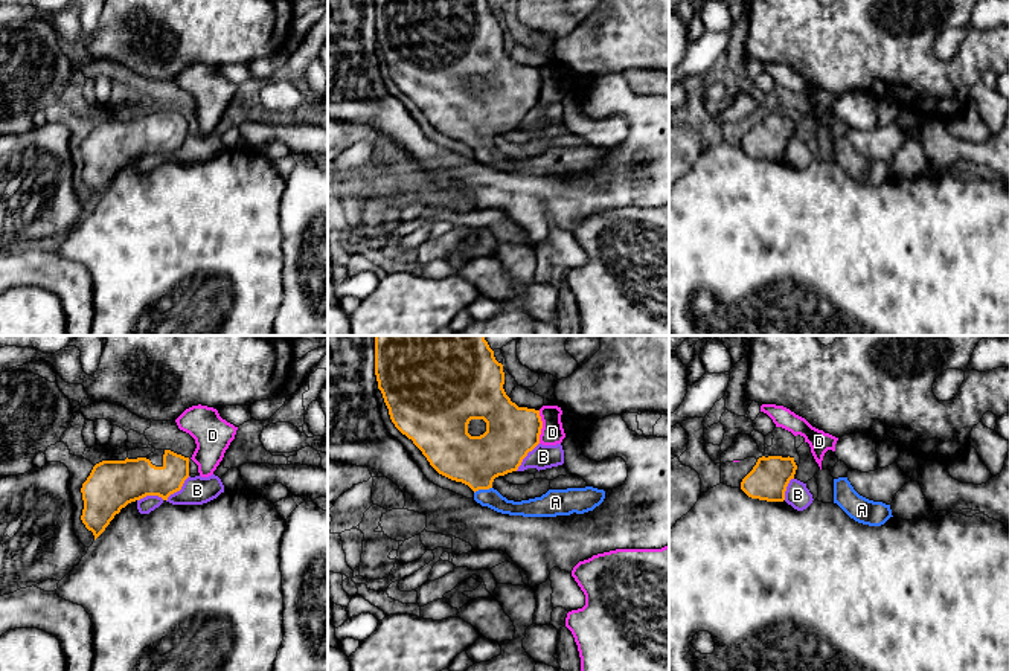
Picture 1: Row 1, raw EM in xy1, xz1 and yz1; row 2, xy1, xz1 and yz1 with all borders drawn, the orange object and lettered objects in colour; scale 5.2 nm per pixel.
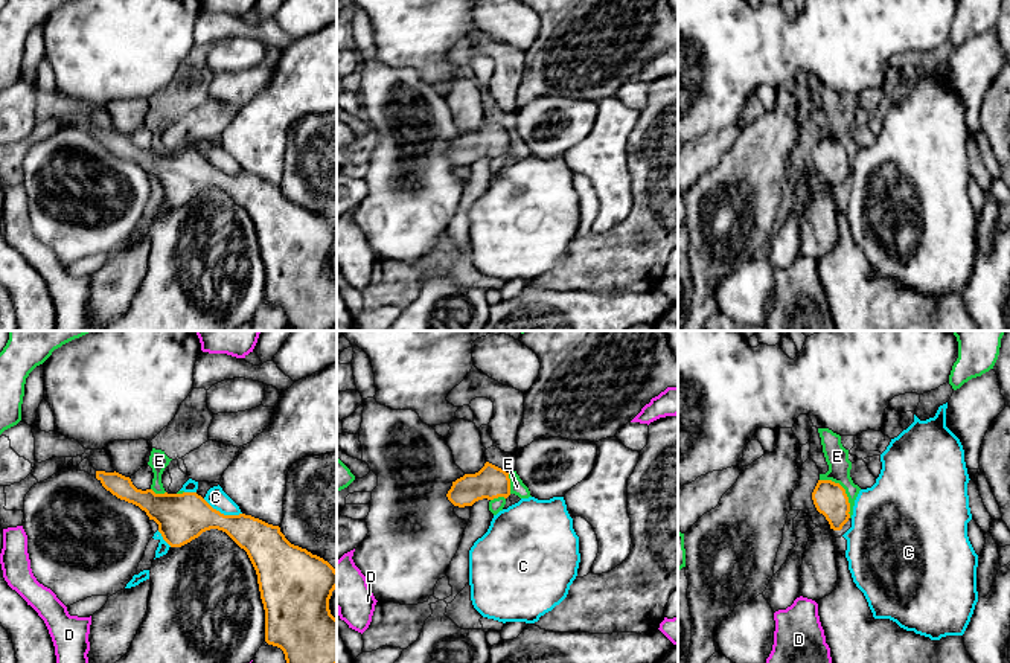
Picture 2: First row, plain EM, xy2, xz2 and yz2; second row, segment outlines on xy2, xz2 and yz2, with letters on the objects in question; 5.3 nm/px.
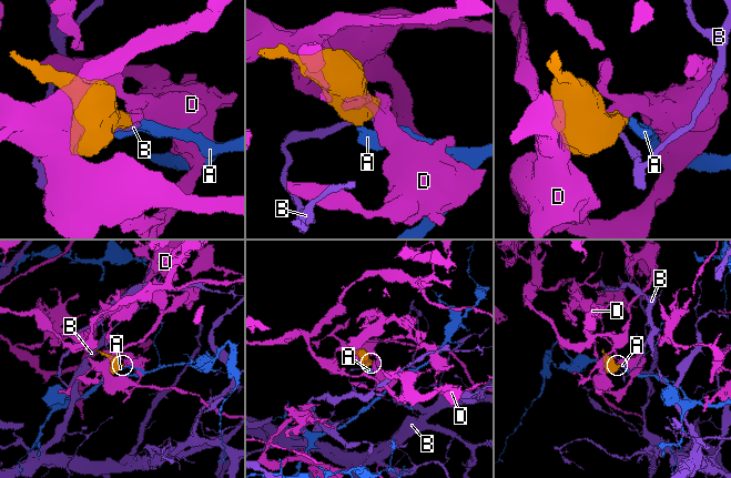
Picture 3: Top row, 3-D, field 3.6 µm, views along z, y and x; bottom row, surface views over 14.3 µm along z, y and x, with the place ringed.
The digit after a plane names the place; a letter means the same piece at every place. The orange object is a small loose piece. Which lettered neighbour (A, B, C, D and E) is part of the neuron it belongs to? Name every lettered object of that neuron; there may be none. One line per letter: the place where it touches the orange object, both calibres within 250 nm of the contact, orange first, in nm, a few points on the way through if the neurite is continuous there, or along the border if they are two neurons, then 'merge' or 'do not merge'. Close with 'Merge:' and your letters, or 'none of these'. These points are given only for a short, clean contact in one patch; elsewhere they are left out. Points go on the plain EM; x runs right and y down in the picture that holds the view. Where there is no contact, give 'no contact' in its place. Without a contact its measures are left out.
A: contact xz1 (482, 147); calibres 280 and 100 nm; way xz1 (476, 119), (482, 147), (491, 156); merge
B: contact xy1 (179, 148); calibres 220 and 150 nm; border xy1 (189, 134), (166, 159); do not merge
C: contact xy2 (223, 172); calibres 260 and 100 nm; do not merge
D: contact xz1 (541, 86); calibres 280 and 120 nm; border xz1 (538, 69), (541, 80), (540, 101); do not merge
E: contact yz2 (844, 150); calibres 170 and 120 nm; border yz2 (820, 137), (837, 140), (844, 148), (850, 176); do not merge
Merge: A

